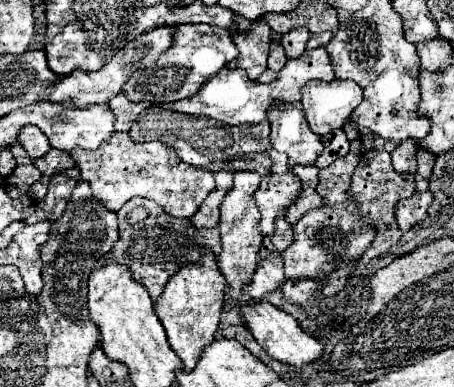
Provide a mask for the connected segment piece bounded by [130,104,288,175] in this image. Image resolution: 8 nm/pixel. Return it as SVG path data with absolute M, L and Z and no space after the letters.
M150 106L150 108L146 108L144 112L140 112L140 116L136 118L136 122L132 124L132 128L130 128L130 136L132 136L132 140L140 140L140 142L148 142L148 140L164 140L166 144L178 144L178 146L174 146L176 148L176 152L178 152L178 156L184 160L184 162L188 162L188 164L194 164L194 166L202 166L202 168L208 168L212 162L218 162L218 160L226 160L226 158L234 158L236 154L256 154L256 152L262 152L262 154L270 154L271 160L274 165L279 164L279 171L271 172L279 172L279 175L284 174L288 170L288 157L284 153L279 153L275 149L272 148L272 144L270 144L270 138L268 138L268 134L270 134L270 124L268 124L268 120L262 120L262 122L244 124L244 126L230 126L230 124L222 124L222 122L218 122L218 120L212 120L212 118L206 118L206 116L191 116L187 114L182 114L178 112L170 112L170 110L164 110L164 108L160 108L160 106Z

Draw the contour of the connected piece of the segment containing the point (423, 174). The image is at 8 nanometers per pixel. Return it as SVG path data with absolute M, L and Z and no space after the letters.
M420 148L420 152L418 152L418 172L414 174L416 192L428 190L428 180L430 180L432 168L434 168L434 156L430 152L424 152L424 148Z

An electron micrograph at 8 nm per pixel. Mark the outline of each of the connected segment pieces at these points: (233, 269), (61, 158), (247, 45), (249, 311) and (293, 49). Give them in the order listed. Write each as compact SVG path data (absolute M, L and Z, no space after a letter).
M236 172L234 186L220 206L218 230L220 230L222 254L218 258L218 268L220 268L220 272L224 274L224 278L230 286L226 290L226 304L232 304L232 302L240 300L240 296L244 294L244 288L250 284L250 280L252 280L252 276L258 268L258 252L260 252L262 236L260 236L256 224L260 220L260 212L258 212L256 204L252 204L252 192L256 192L258 184L260 184L260 174L256 174L256 172Z
M50 148L48 154L44 154L42 158L34 160L34 166L44 174L44 180L40 182L48 182L48 178L58 172L58 170L66 170L66 152Z
M262 20L252 22L252 32L248 36L234 36L234 42L240 50L238 58L228 62L228 68L246 70L250 80L256 80L266 70L268 58L268 40L272 40L274 32Z
M250 302L250 304L242 306L242 312L246 318L248 330L254 334L256 342L268 352L270 358L301 369L323 355L324 346L316 338L308 336L290 314L278 310L276 306L268 304L268 302Z
M296 28L288 32L288 36L280 38L280 42L284 44L284 50L288 52L288 59L298 58L303 54L308 38L310 38L310 32L306 28Z

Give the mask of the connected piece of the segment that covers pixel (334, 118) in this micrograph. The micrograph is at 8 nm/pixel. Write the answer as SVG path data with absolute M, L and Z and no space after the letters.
M352 80L308 82L302 88L302 106L314 134L330 134L342 128L352 110L362 102L362 90Z

